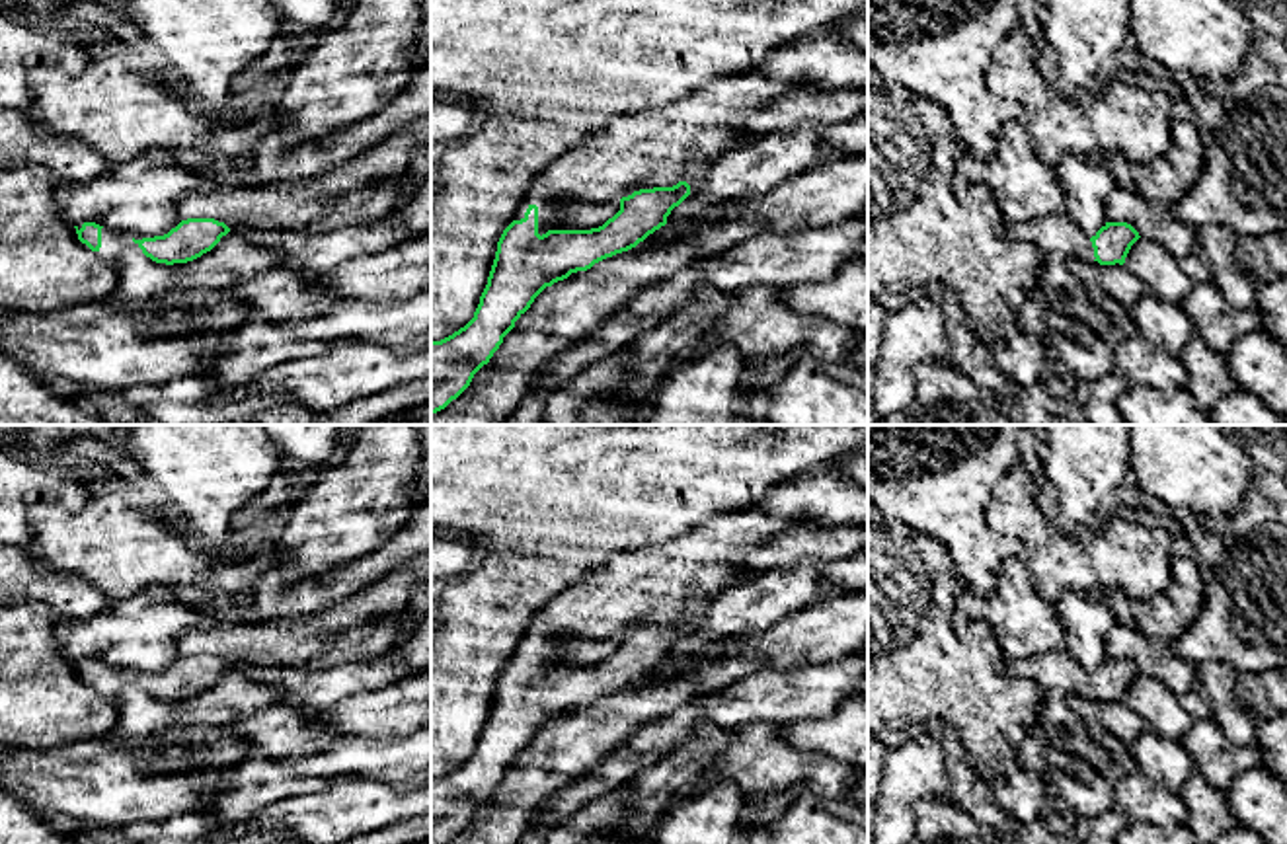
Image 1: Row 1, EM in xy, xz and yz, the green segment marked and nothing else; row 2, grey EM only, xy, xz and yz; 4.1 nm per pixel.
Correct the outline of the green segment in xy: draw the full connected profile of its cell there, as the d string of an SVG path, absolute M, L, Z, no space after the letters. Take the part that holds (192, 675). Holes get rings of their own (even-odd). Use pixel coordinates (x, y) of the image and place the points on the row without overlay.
M187 655L164 672L142 676L135 676L129 671L103 665L96 659L84 659L74 665L78 676L105 700L115 700L125 686L136 680L146 694L166 702L187 700L201 694L230 669L224 659L214 655Z

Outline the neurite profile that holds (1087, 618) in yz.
M1065 593L1055 604L1067 653L1088 672L1106 663L1106 637L1117 624L1106 598L1096 593Z

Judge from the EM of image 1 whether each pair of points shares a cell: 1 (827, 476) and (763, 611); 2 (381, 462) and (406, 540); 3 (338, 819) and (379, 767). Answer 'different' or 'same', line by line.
1: different
2: different
3: different

